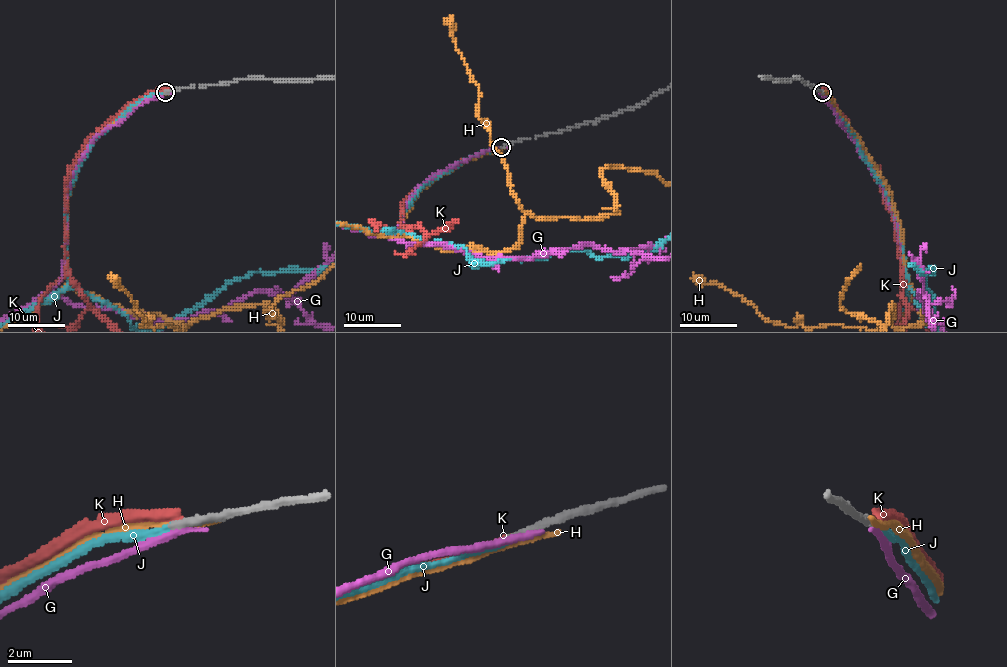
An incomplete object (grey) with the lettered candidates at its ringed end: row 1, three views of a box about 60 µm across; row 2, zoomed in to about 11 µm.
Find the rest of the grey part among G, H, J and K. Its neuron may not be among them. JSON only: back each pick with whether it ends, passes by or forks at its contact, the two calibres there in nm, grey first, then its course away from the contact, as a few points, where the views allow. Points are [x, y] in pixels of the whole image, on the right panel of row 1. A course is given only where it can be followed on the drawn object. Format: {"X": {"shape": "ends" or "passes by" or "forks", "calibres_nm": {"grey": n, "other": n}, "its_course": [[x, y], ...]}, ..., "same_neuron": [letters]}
{"J": {"shape": "ends", "calibres_nm": {"grey": 240, "other": 200}}, "same_neuron": ["J"]}

